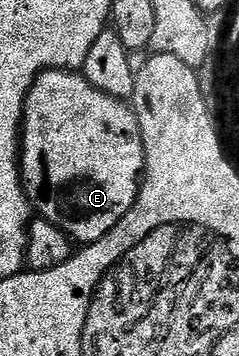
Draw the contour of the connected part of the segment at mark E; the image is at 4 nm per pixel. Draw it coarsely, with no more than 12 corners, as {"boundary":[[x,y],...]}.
{"boundary":[[75,70],[28,90],[20,180],[76,244],[144,177],[131,105]]}

